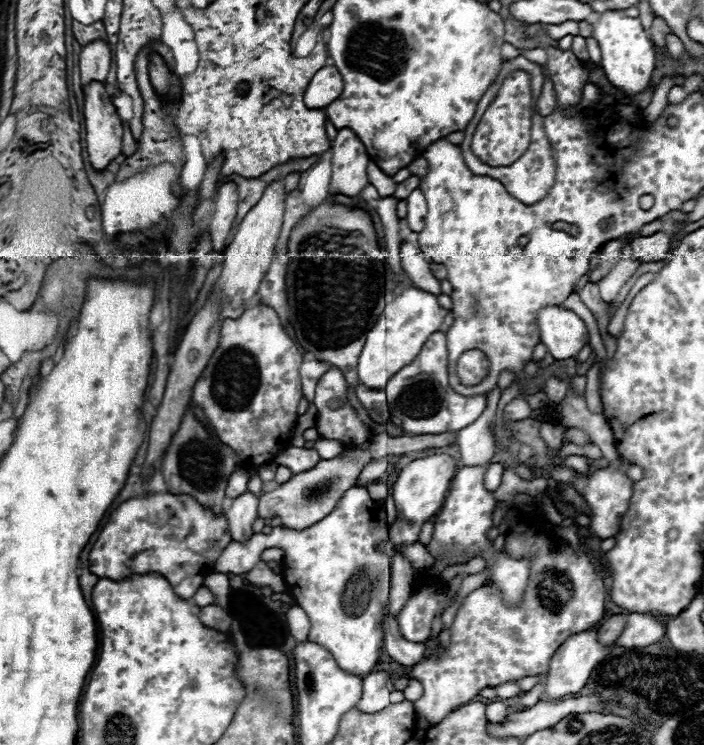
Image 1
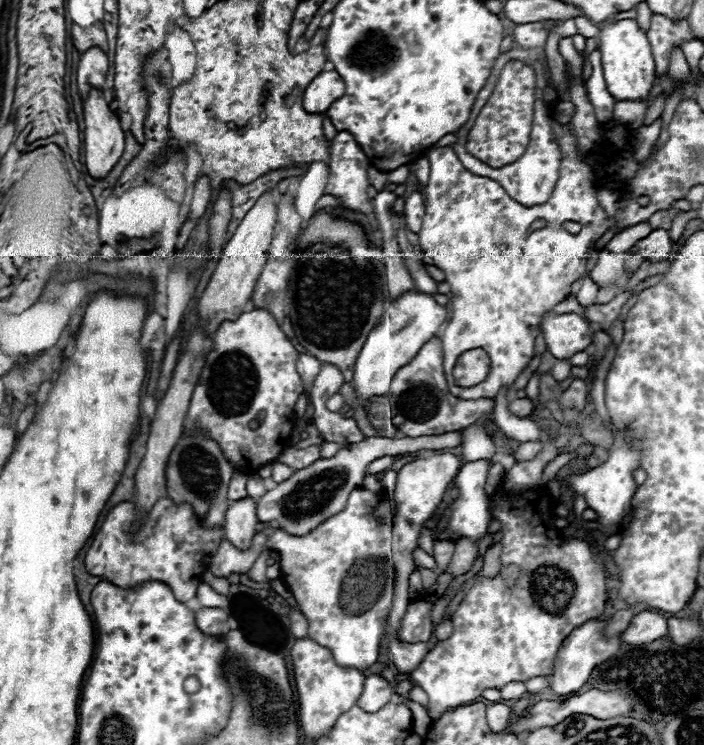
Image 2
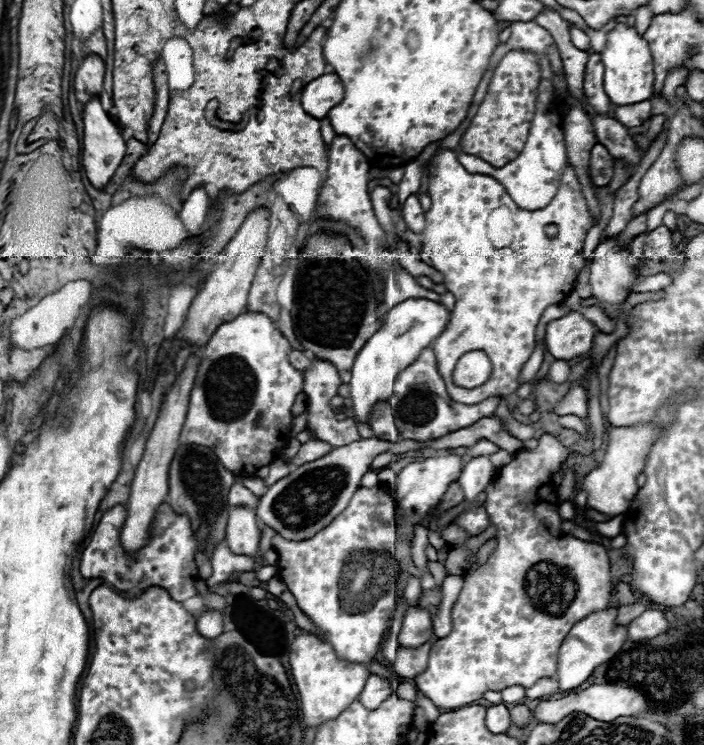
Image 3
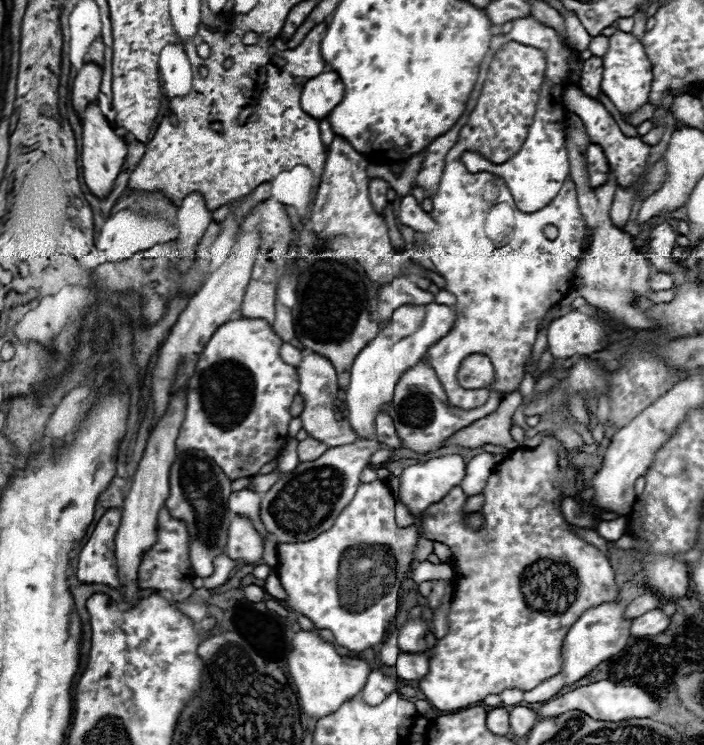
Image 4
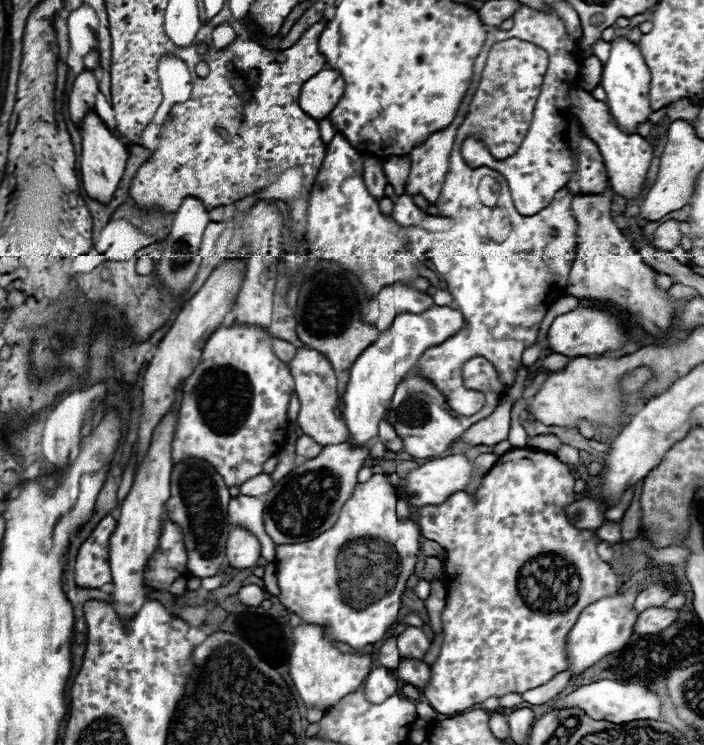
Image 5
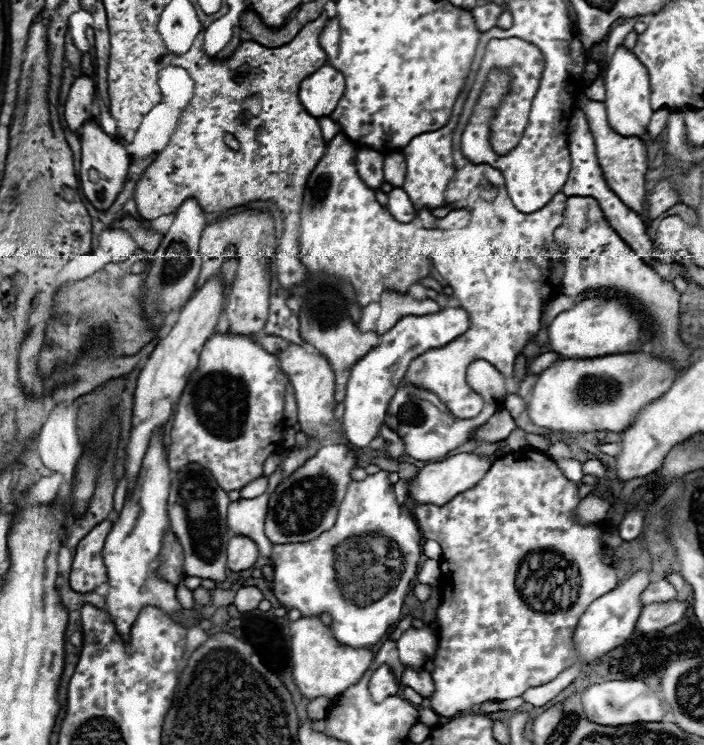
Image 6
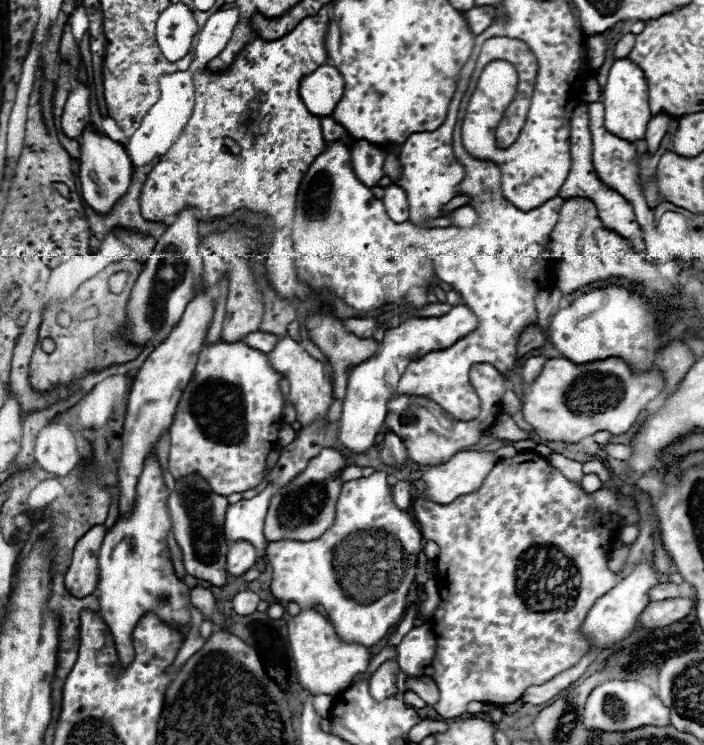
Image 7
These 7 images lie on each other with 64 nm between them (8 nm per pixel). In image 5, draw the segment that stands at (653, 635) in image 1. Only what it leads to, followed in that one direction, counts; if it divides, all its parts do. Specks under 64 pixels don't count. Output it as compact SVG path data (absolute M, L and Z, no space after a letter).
M648 608L644 610L634 624L636 634L648 634L648 632L662 632L668 628L674 620L678 618L678 610L668 610L668 608Z

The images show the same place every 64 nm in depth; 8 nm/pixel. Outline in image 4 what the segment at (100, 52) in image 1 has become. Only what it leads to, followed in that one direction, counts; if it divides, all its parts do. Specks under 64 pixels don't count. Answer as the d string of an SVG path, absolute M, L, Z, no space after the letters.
M86 62L82 70L76 74L72 84L72 104L78 110L78 114L98 98L100 82L102 82L102 68L94 62Z

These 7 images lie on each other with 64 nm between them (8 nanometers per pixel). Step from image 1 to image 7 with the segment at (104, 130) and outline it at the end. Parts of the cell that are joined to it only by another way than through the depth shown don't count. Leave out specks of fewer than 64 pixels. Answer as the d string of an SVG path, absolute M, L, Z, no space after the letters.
M84 128L80 134L82 148L80 148L80 188L82 198L88 206L92 206L98 214L108 214L118 198L122 198L130 186L132 178L132 160L126 154L124 146L110 140L108 136L98 134L94 128Z

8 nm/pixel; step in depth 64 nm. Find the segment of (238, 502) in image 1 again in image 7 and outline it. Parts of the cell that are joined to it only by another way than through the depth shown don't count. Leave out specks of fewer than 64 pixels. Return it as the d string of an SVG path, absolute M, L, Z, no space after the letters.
M246 540L232 542L228 548L228 572L232 576L242 576L256 564L256 558L258 558L256 548L250 542Z

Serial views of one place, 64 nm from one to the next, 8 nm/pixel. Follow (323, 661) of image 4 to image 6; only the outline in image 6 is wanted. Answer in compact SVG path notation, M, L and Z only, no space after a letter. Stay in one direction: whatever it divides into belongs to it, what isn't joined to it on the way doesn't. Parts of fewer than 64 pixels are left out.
M300 618L296 622L290 624L290 634L292 634L292 644L290 644L290 660L292 660L292 676L294 676L294 682L300 690L300 694L308 700L314 700L314 698L328 698L328 700L336 700L340 694L344 694L350 686L354 686L362 676L364 672L370 668L370 662L374 658L374 654L366 648L362 650L356 650L356 648L342 648L338 644L338 640L332 636L332 630L328 626L322 624L320 618Z

